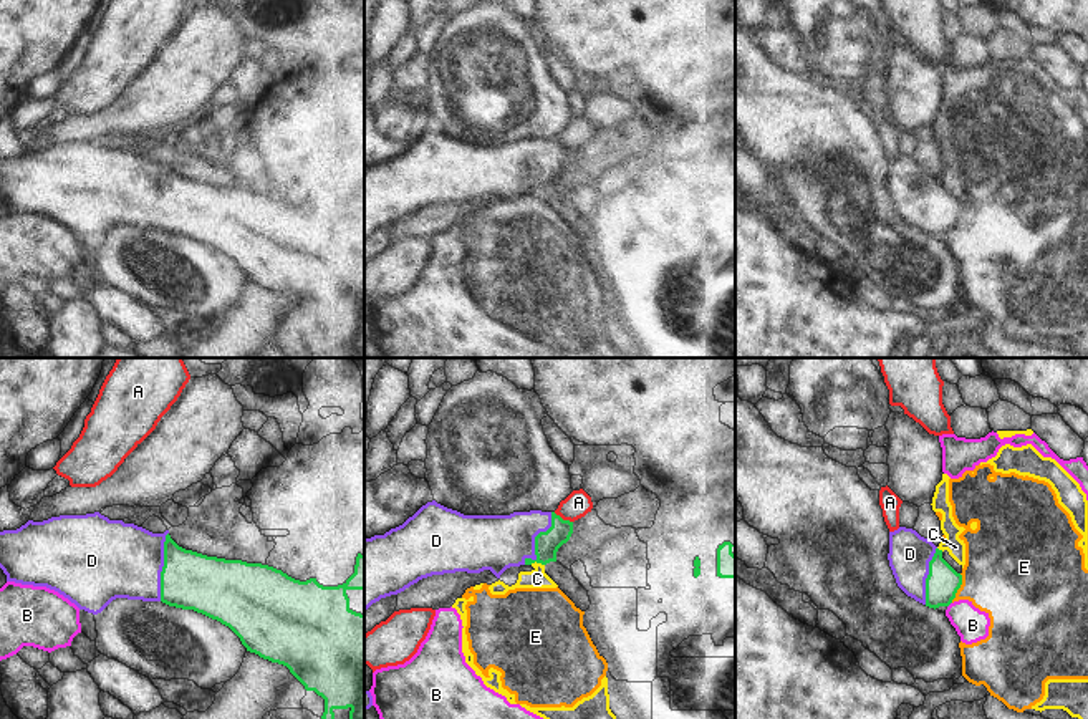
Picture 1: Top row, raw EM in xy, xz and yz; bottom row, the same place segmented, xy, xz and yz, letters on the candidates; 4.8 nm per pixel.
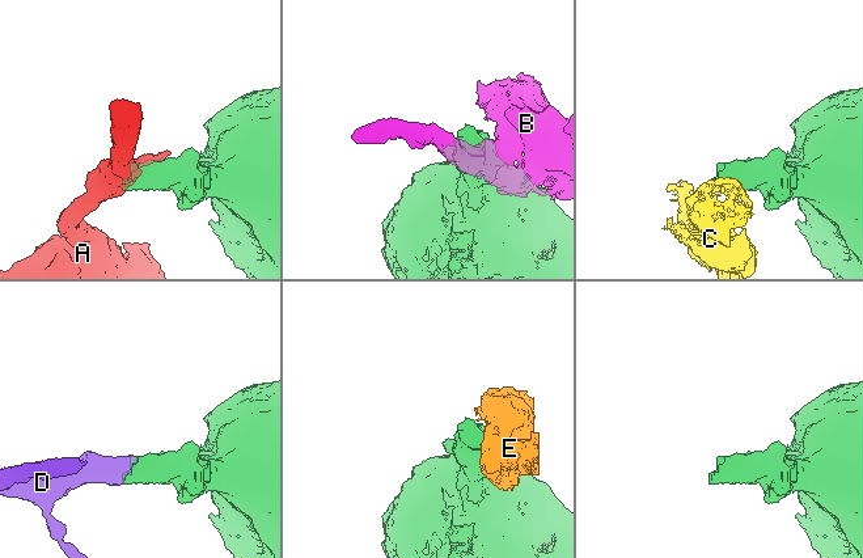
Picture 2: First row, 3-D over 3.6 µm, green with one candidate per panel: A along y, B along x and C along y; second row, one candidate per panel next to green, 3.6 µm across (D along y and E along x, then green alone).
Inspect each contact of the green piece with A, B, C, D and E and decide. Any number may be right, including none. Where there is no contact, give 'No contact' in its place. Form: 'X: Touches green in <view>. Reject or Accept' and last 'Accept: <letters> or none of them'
A: Touches green in xz. Reject
B: Touches green in yz. Reject
C: Touches green in xz. Reject
D: Touches green in xz. Accept
E: Touches green in yz. Reject
Accept: D

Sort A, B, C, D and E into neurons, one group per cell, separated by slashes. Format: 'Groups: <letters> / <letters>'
Groups: A / B C E / D

